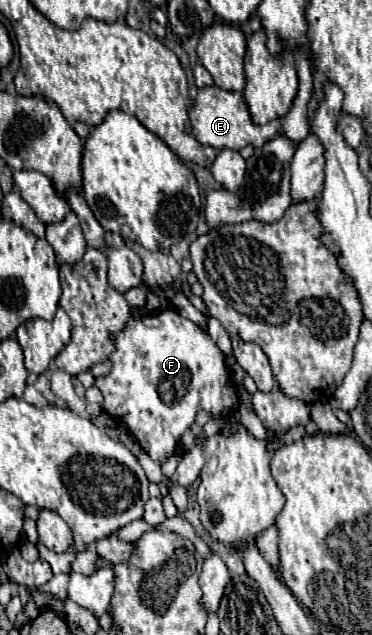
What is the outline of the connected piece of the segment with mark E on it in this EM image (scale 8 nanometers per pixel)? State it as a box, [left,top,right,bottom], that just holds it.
[189,85,279,149]

